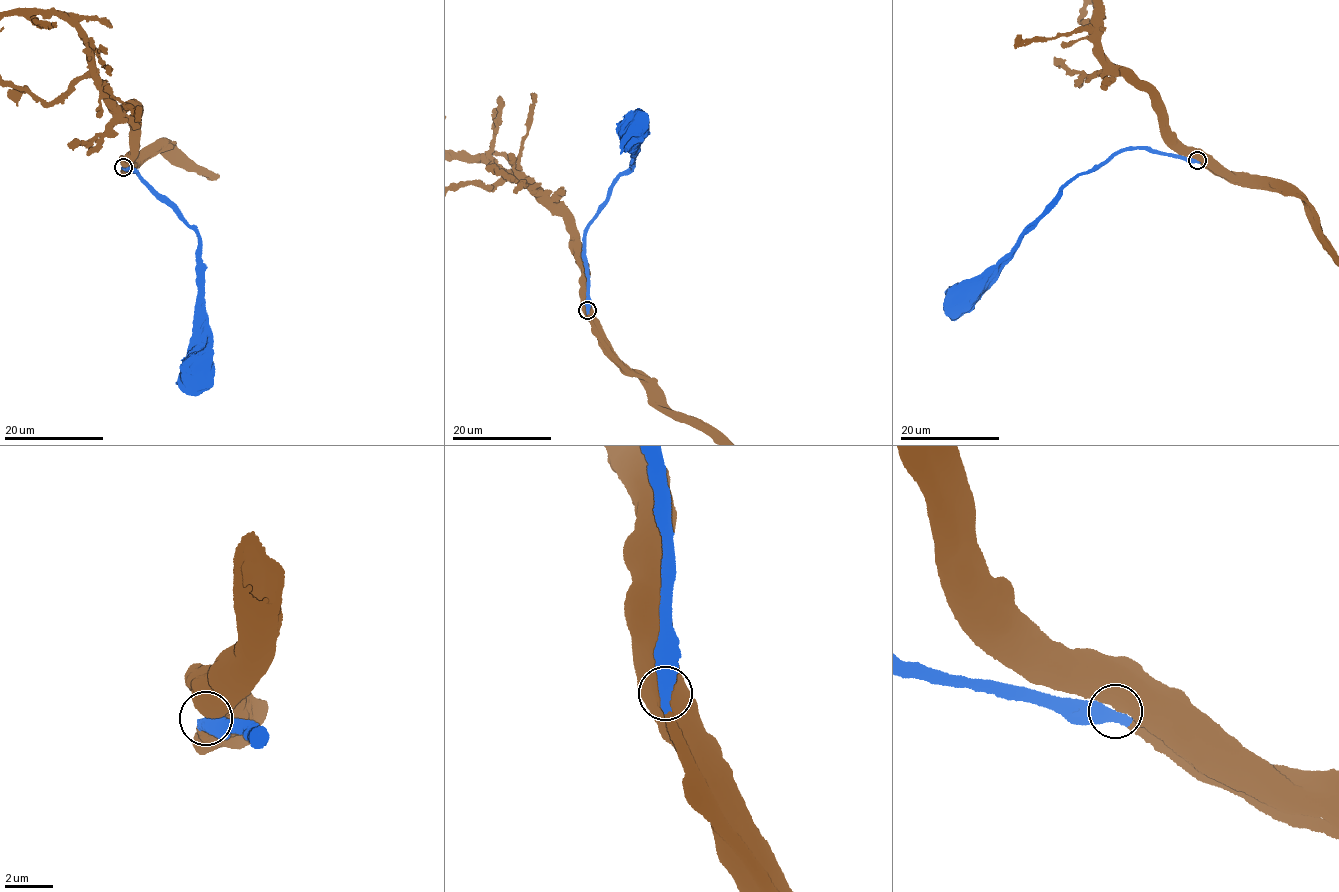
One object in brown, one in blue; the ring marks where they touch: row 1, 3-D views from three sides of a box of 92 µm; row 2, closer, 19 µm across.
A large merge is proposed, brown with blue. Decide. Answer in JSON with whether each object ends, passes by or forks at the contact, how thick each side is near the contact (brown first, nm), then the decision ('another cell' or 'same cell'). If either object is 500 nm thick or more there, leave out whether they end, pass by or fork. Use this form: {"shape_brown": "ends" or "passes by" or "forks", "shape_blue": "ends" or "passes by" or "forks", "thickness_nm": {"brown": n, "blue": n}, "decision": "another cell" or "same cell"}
{"thickness_nm": {"brown": 500, "blue": 650}, "decision": "same cell"}

